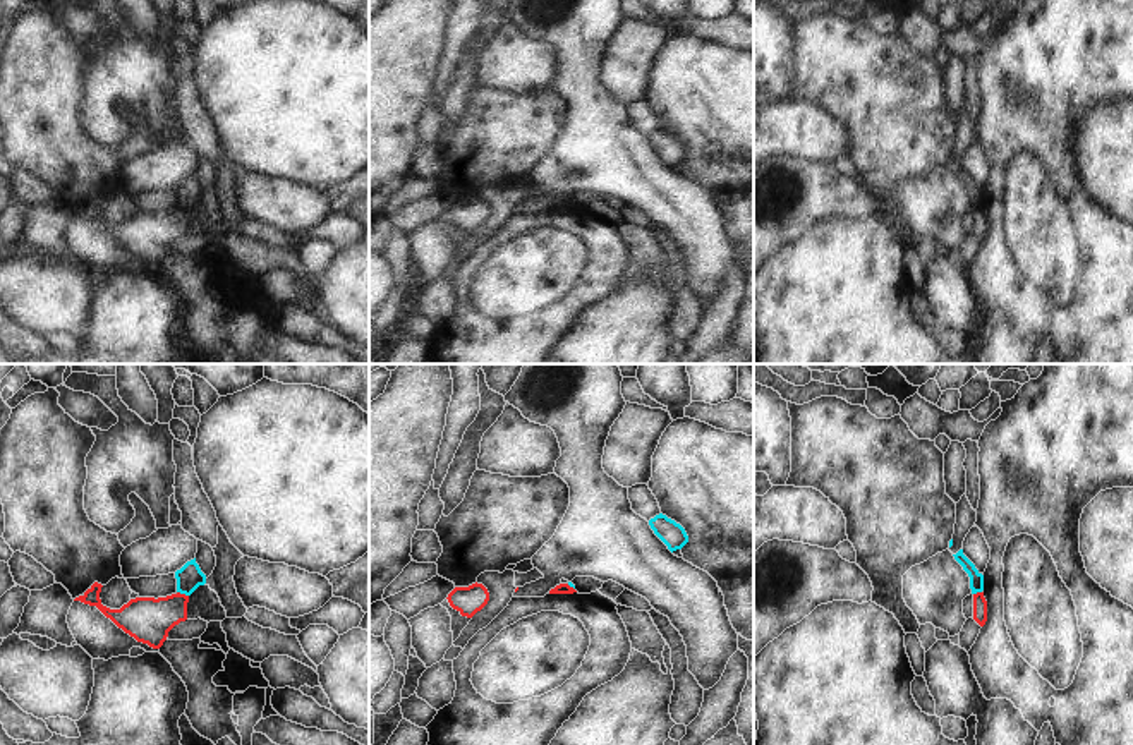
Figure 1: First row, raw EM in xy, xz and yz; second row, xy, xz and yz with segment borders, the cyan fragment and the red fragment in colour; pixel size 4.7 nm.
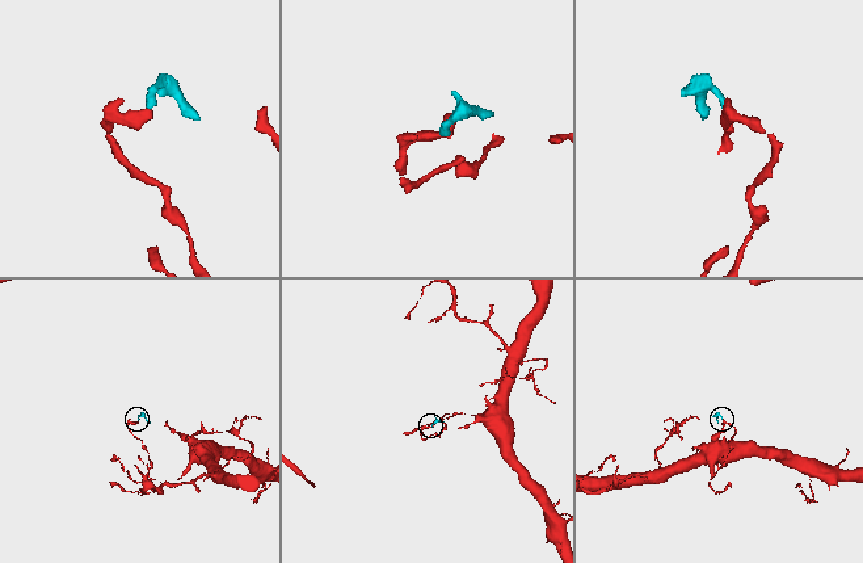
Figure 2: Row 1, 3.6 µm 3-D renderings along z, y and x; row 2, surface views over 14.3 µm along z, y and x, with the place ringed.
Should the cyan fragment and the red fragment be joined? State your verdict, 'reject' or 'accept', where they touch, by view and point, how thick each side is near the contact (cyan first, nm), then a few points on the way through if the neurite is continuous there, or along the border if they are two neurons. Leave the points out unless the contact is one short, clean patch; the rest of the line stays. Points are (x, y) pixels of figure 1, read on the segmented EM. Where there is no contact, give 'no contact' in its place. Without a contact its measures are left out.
reject | xy (182, 593) | 120/220 nm | along xy (177, 591), (187, 596)

